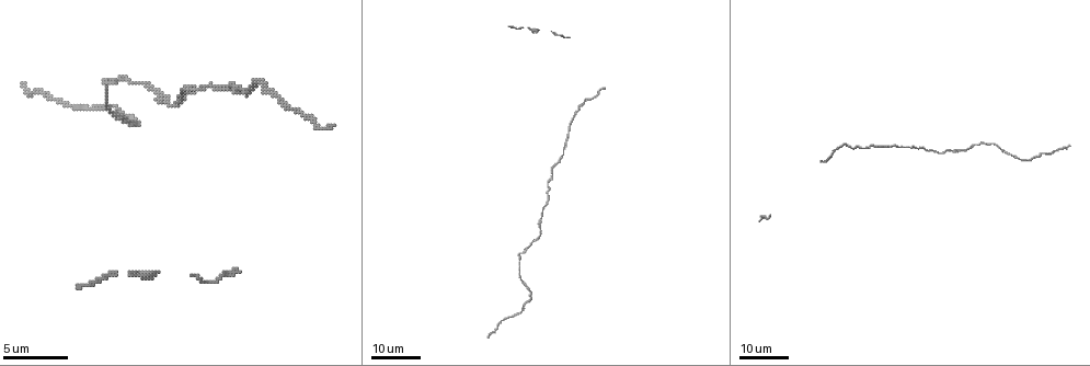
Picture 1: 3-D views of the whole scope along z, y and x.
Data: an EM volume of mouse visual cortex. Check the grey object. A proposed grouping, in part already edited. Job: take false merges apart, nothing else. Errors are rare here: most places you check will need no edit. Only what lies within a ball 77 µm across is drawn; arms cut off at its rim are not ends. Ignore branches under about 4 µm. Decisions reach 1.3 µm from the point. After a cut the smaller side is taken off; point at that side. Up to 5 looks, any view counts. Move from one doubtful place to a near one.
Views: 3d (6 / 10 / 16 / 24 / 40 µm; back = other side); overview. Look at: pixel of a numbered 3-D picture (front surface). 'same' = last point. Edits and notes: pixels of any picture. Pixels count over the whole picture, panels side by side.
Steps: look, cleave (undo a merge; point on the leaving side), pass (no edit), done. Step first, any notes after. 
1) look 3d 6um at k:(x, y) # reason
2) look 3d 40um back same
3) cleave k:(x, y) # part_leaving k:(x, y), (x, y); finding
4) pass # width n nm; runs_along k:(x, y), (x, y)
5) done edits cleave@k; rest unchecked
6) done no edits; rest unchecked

look 3d 16um at 1:(139, 126) # calibre changes

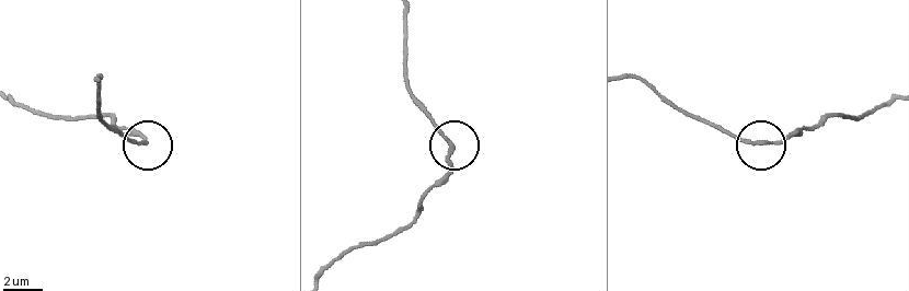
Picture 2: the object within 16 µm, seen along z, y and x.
look 3d 10um at 2:(451, 148) # closer look

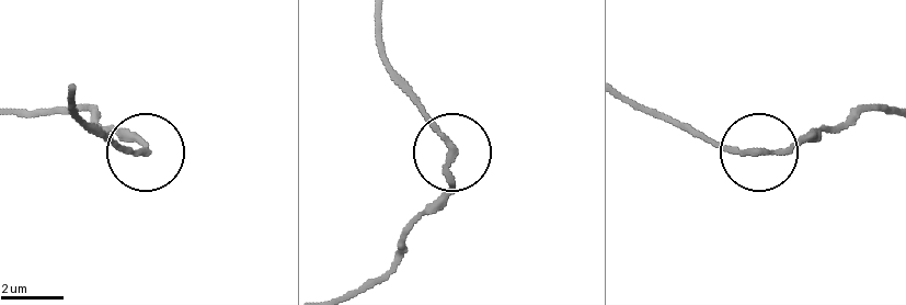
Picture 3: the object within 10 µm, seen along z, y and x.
pass # runs_along 3:(70, 91), (73, 110), (94, 131), (141, 154), (113, 125); continuous, no second cell

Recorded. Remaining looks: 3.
look 3d 16um at 1:(539, 228) # calibre changes

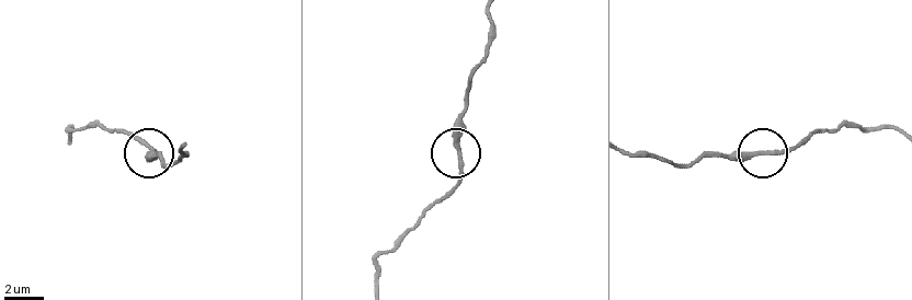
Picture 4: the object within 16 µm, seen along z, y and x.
look 3d 10um at 4:(458, 153) # zoom in

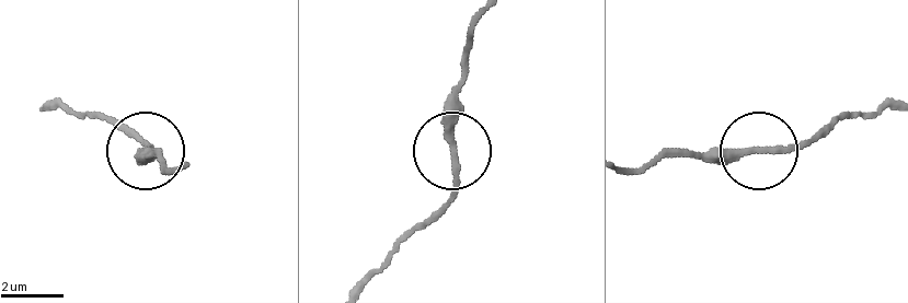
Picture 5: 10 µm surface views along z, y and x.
pass # width 230 nm; one cell here

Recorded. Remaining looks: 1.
done no edits; rest unchecked

